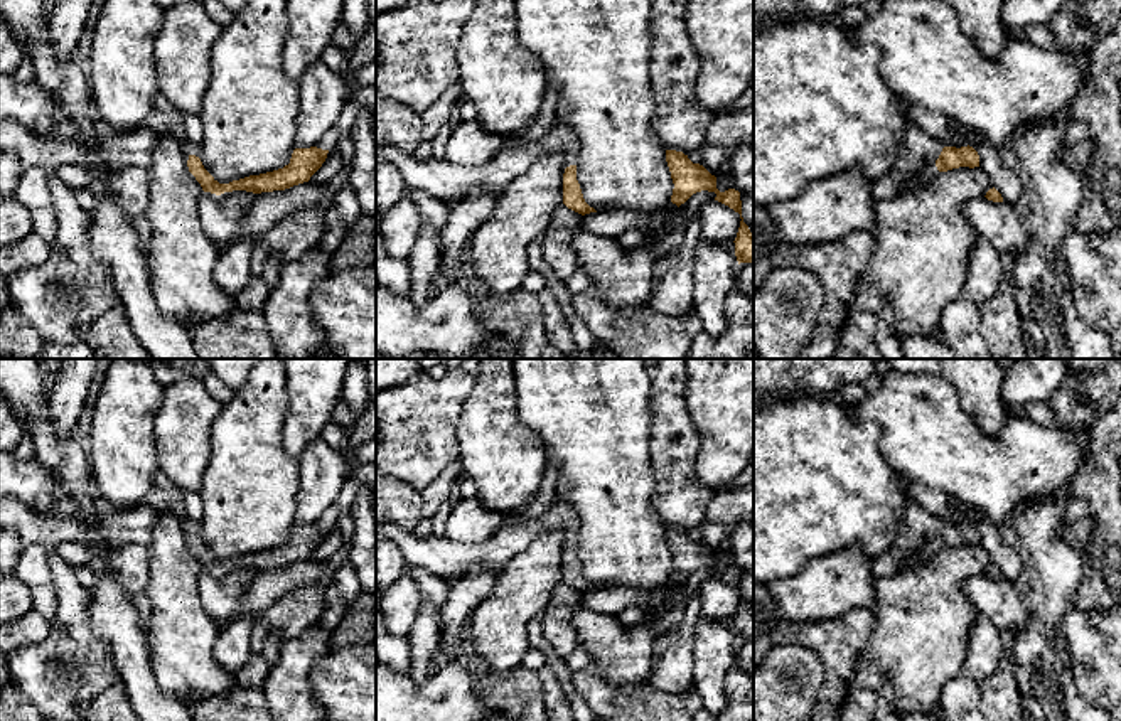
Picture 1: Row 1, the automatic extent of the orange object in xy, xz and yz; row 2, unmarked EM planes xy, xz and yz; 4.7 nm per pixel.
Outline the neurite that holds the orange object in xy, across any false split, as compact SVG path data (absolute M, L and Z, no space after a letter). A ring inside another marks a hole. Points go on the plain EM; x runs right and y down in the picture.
M187 521L185 526L189 531L187 537L189 549L196 554L204 569L211 569L216 573L233 568L246 568L253 571L285 568L293 563L308 559L310 554L322 544L329 531L329 527L322 527L317 524L295 526L290 541L285 542L283 546L260 553L249 553L239 558L233 558L229 561L219 561L204 546L201 536L197 534L201 524L197 521Z

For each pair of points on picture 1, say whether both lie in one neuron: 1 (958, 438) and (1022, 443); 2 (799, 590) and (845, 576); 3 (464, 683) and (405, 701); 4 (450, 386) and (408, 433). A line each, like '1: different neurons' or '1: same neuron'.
1: same neuron
2: same neuron
3: same neuron
4: same neuron

